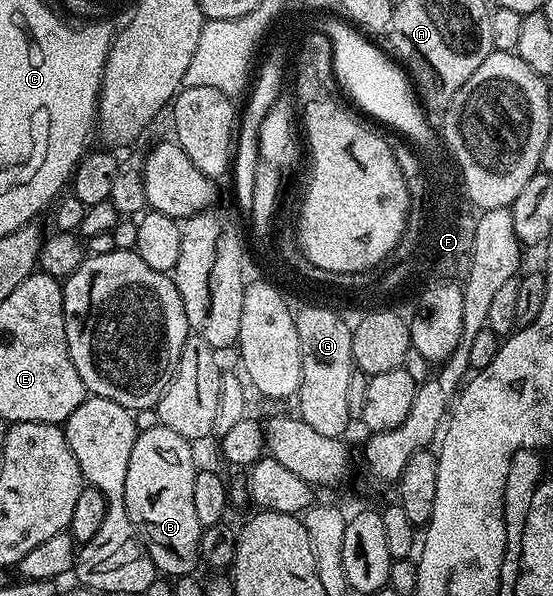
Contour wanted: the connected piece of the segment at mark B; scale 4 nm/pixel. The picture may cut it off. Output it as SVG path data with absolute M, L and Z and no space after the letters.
M153 426L141 431L132 444L132 456L128 456L128 472L120 484L120 497L124 500L128 516L146 543L146 551L154 562L154 569L162 576L193 574L200 566L200 548L203 526L196 520L196 508L192 501L192 480L196 473L191 439L176 436L172 428Z

